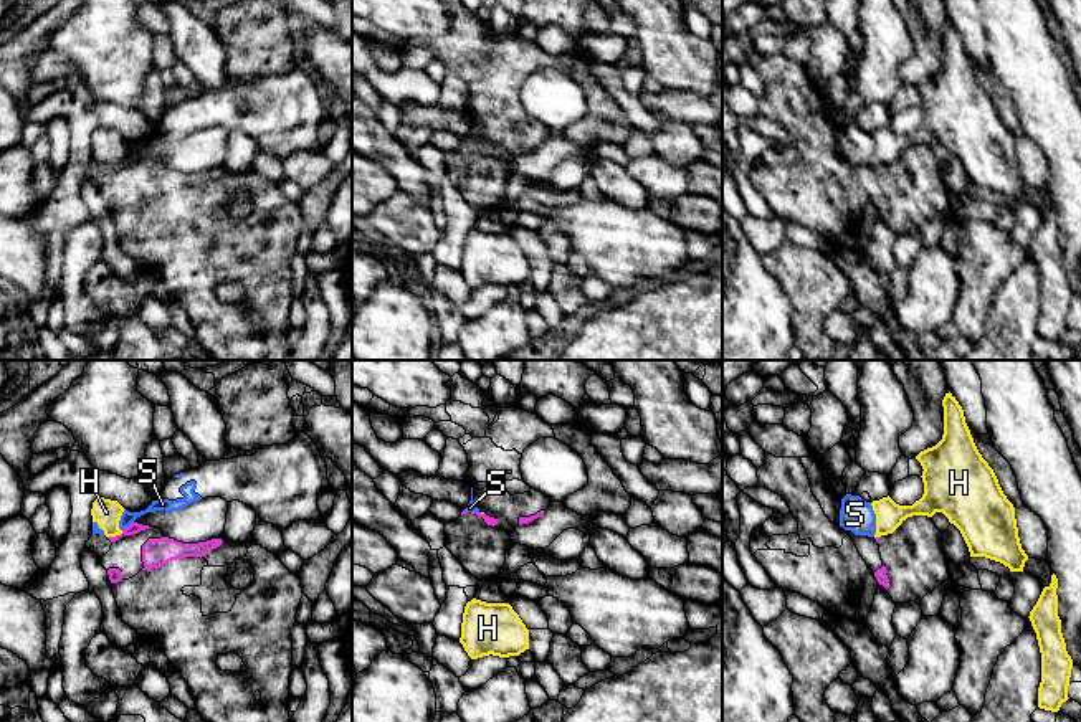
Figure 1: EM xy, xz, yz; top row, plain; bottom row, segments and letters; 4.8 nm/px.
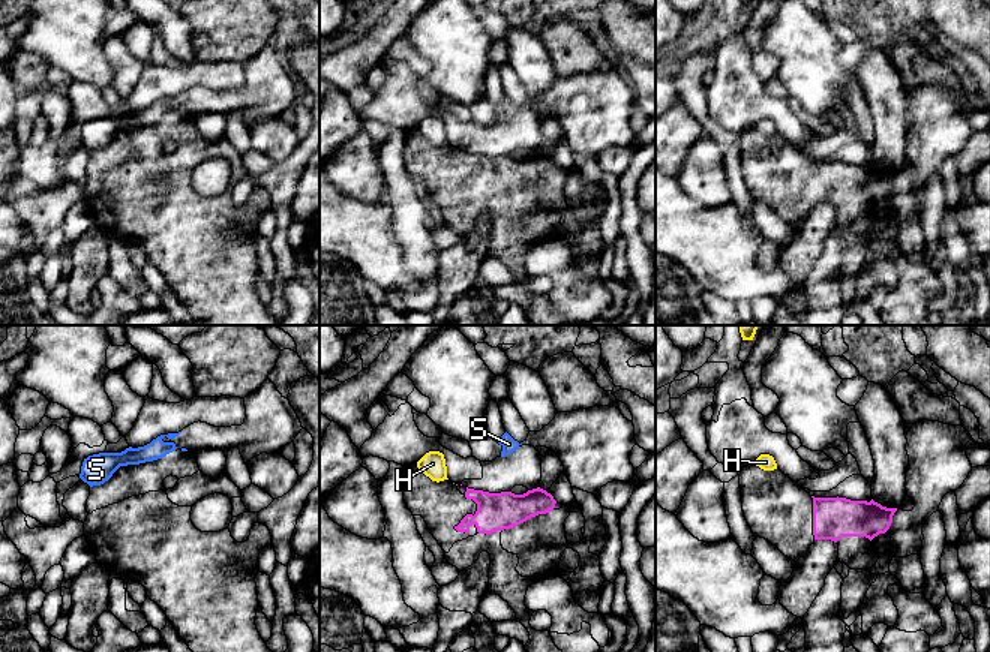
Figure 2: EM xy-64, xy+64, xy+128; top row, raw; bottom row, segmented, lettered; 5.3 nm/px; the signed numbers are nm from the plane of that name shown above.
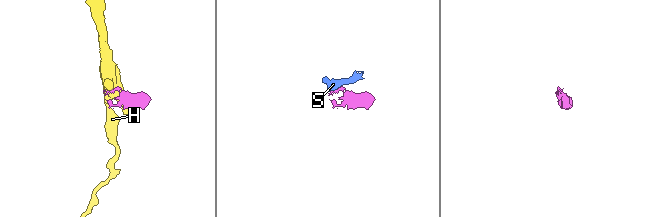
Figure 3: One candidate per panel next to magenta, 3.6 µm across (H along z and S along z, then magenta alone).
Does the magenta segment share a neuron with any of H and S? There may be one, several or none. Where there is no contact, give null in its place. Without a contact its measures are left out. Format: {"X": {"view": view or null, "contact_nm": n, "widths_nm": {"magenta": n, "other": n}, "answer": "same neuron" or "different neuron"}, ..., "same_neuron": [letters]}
{"H": {"view": "xy", "contact_nm": 90, "widths_nm": {"magenta": 60, "other": 140}, "answer": "different neuron"}, "S": {"view": "xy", "contact_nm": 80, "widths_nm": {"magenta": 60, "other": 70}, "answer": "different neuron"}, "same_neuron": []}

